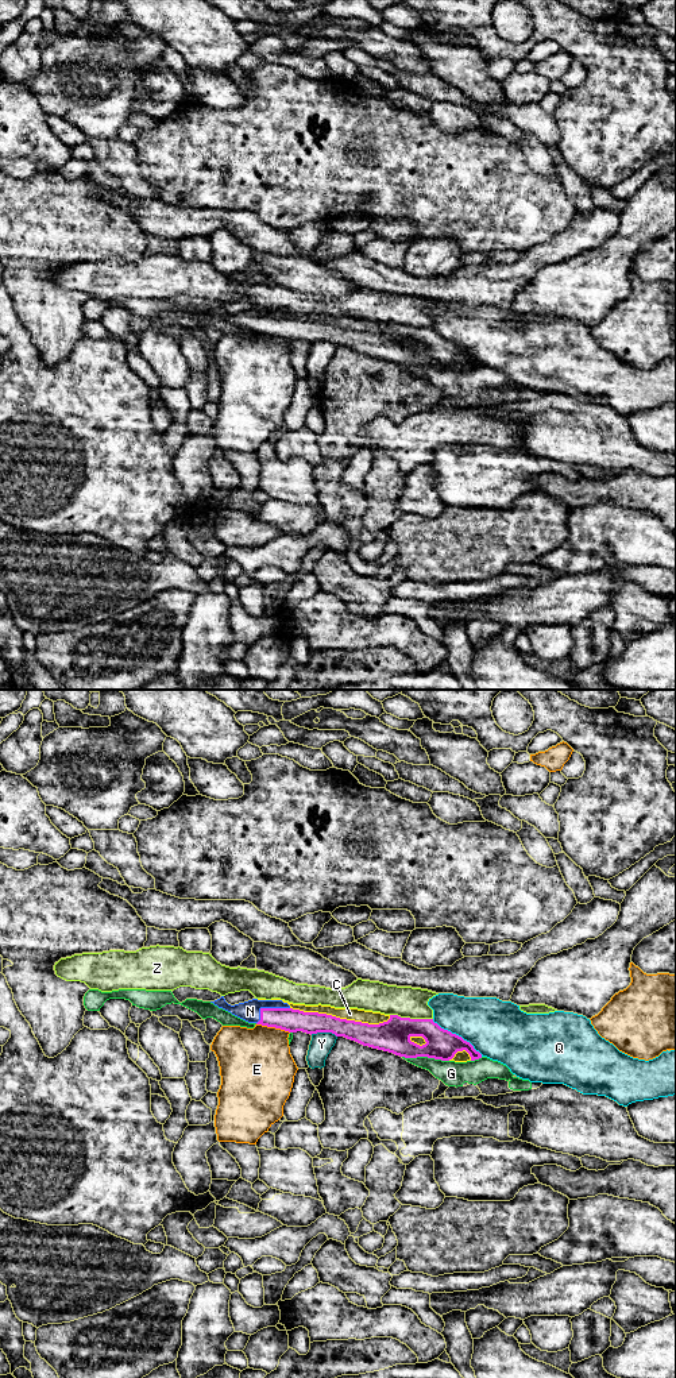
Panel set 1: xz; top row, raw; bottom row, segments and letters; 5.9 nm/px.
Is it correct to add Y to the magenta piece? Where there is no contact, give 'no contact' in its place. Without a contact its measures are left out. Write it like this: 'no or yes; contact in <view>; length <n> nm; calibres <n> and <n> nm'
no; contact in xz; length 160 nm; calibres 140 and 140 nm

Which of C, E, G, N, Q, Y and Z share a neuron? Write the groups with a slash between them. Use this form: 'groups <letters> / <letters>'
groups C / E / G / N / Q / Y / Z

